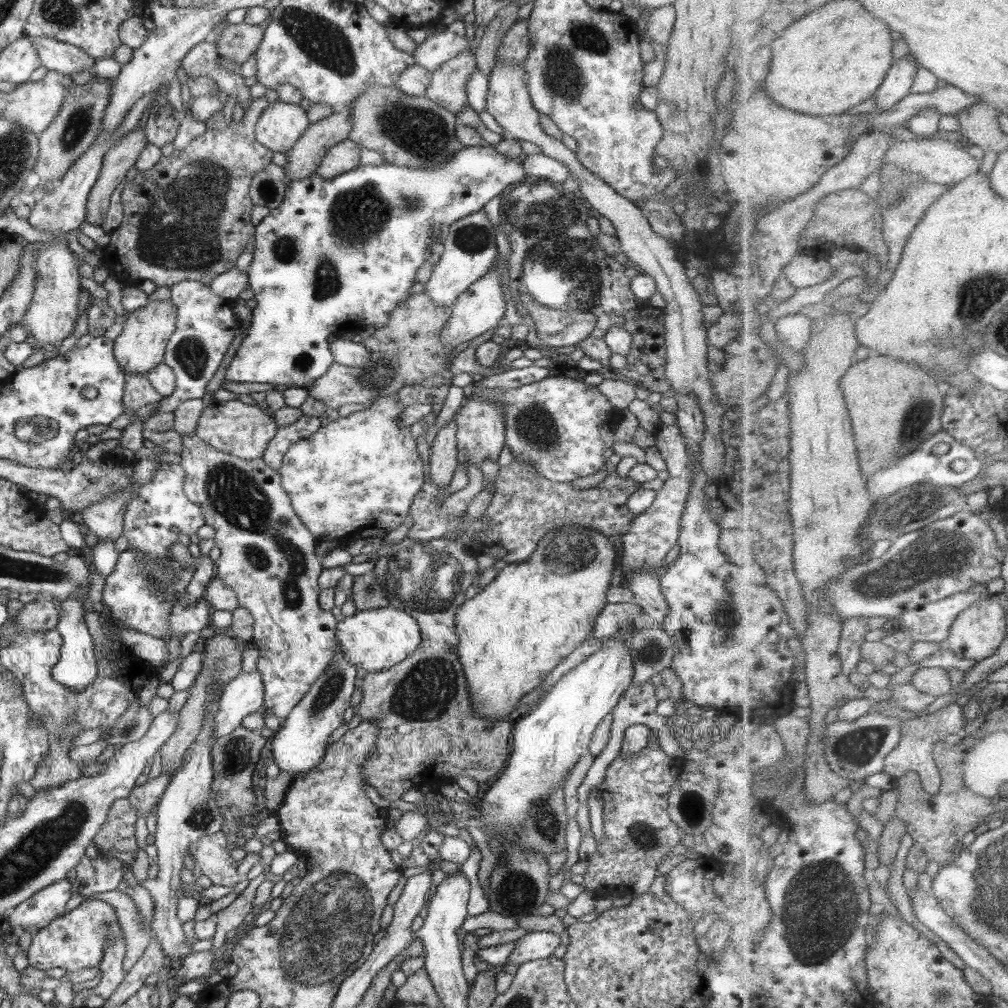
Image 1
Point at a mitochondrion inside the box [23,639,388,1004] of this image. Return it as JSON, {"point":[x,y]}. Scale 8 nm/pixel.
{"point":[326,930]}

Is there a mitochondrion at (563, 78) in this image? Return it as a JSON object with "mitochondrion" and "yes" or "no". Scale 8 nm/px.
{"mitochondrion":"yes"}

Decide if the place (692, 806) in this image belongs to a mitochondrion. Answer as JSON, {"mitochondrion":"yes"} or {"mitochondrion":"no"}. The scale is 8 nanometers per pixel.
{"mitochondrion":"yes"}

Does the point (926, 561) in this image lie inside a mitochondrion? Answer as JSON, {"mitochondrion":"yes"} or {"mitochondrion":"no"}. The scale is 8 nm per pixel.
{"mitochondrion":"yes"}

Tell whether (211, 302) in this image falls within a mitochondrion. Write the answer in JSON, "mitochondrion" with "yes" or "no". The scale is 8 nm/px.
{"mitochondrion":"no"}

